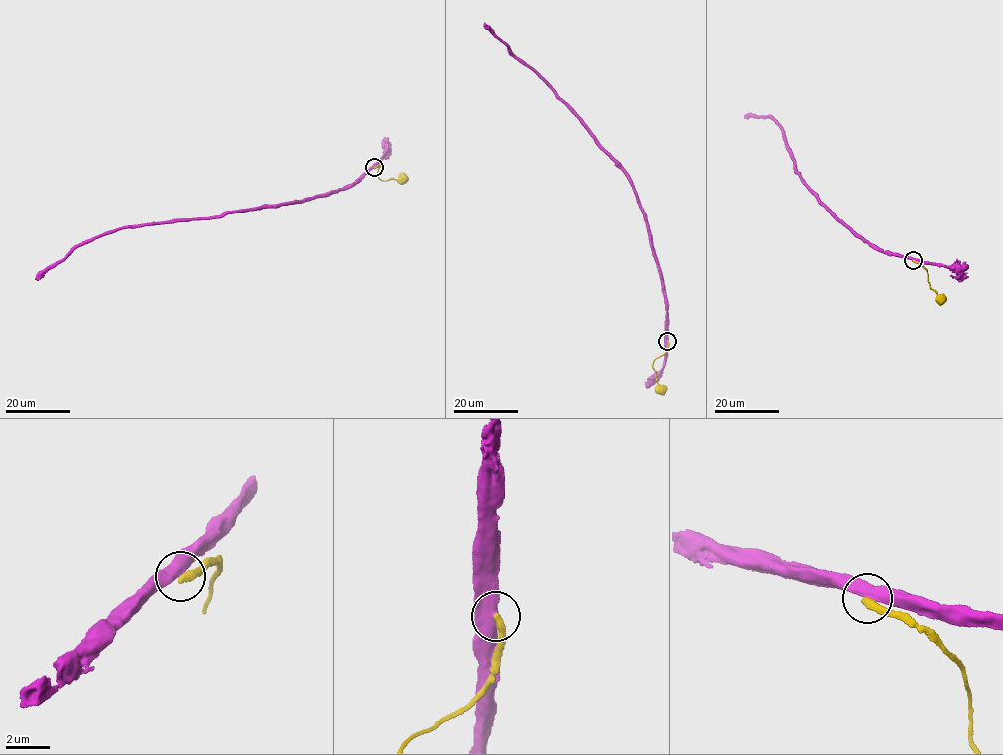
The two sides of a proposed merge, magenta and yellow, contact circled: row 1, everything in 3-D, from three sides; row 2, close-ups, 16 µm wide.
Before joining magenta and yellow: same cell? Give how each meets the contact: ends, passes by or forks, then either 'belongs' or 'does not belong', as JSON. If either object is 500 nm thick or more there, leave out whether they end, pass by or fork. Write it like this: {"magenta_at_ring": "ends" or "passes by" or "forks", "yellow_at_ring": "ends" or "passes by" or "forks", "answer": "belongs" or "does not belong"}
{"answer": "does not belong"}

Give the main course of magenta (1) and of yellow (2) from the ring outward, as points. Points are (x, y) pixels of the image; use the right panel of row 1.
1: (913, 260), (876, 250), (837, 221), (803, 184), (775, 119), (771, 116), (744, 115)
2: (913, 260), (924, 267), (930, 288), (936, 290), (939, 299)

